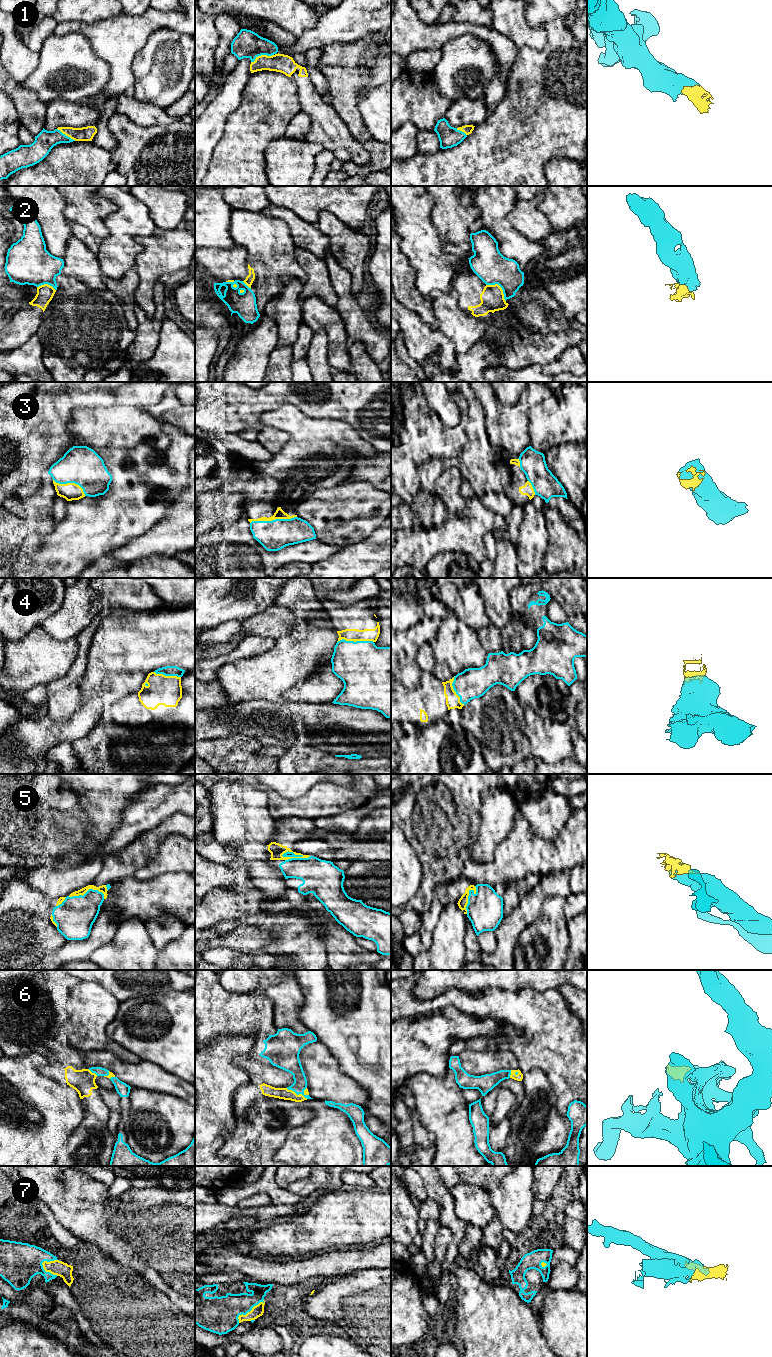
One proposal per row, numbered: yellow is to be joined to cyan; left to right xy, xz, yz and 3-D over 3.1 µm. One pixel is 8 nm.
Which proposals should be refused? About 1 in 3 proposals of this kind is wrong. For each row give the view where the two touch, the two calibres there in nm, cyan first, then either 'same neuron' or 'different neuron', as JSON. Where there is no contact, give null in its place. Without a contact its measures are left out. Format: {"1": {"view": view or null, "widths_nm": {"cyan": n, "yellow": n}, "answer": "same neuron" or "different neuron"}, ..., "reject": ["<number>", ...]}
{"1": {"view": "xz", "widths_nm": {"cyan": 220, "yellow": 150}, "answer": "same neuron"}, "2": {"view": "yz", "widths_nm": {"cyan": 260, "yellow": 190}, "answer": "different neuron"}, "3": {"view": "xz", "widths_nm": {"cyan": 240, "yellow": 80}, "answer": "same neuron"}, "4": {"view": "xz", "widths_nm": {"cyan": 420, "yellow": 100}, "answer": "same neuron"}, "5": {"view": "xz", "widths_nm": {"cyan": 50, "yellow": 110}, "answer": "same neuron"}, "6": {"view": "xz", "widths_nm": {"cyan": 140, "yellow": 100}, "answer": "same neuron"}, "7": {"view": "xy", "widths_nm": {"cyan": 320, "yellow": 120}, "answer": "same neuron"}, "reject": ["2"]}

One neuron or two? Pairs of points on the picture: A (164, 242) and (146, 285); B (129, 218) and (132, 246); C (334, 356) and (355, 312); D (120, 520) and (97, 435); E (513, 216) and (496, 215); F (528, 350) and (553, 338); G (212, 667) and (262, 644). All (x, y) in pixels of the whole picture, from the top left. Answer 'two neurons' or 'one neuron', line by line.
A: one neuron
B: one neuron
C: two neurons
D: one neuron
E: two neurons
F: one neuron
G: one neuron

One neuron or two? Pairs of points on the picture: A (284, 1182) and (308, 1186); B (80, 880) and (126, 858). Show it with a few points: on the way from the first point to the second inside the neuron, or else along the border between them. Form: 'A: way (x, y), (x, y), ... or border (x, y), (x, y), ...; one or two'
A: border (309, 1176), (296, 1180), (285, 1188); two
B: border (102, 858), (102, 869), (92, 884); two

